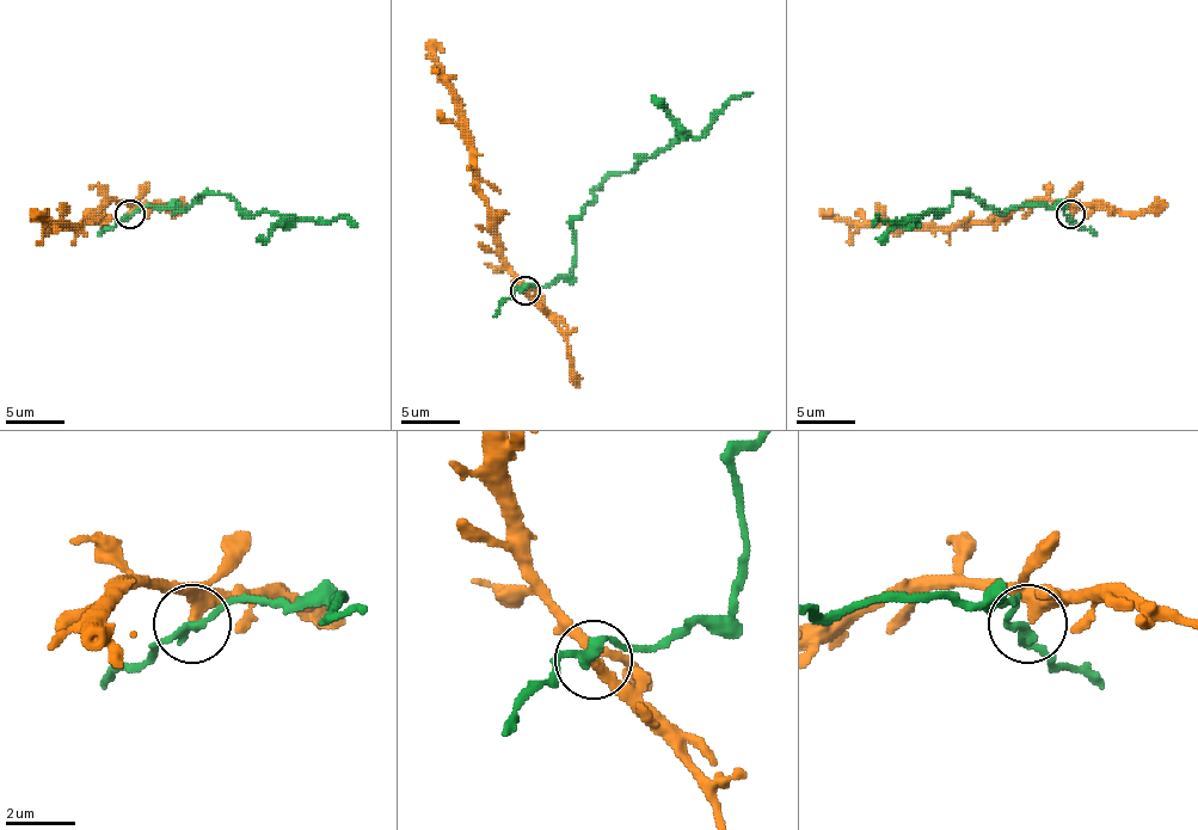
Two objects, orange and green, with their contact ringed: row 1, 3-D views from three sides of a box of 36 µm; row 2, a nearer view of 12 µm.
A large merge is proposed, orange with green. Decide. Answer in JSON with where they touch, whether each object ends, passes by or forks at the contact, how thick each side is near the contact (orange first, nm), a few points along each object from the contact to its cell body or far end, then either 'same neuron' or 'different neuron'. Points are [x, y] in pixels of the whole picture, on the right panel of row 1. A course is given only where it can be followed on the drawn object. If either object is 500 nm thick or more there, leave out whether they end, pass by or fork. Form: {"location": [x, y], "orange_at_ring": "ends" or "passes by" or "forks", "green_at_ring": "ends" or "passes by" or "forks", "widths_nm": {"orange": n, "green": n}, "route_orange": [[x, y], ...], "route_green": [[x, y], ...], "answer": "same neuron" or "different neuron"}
{"location": [1070, 214], "orange_at_ring": "forks", "green_at_ring": "passes by", "widths_nm": {"orange": 280, "green": 240}, "route_orange": [[1069, 211], [1064, 203], [1040, 200], [966, 227], [899, 227], [855, 223], [819, 209]], "route_green": [[1069, 215], [1067, 206], [1002, 211], [970, 195], [956, 195], [946, 211], [879, 217], [873, 227]], "answer": "different neuron"}

